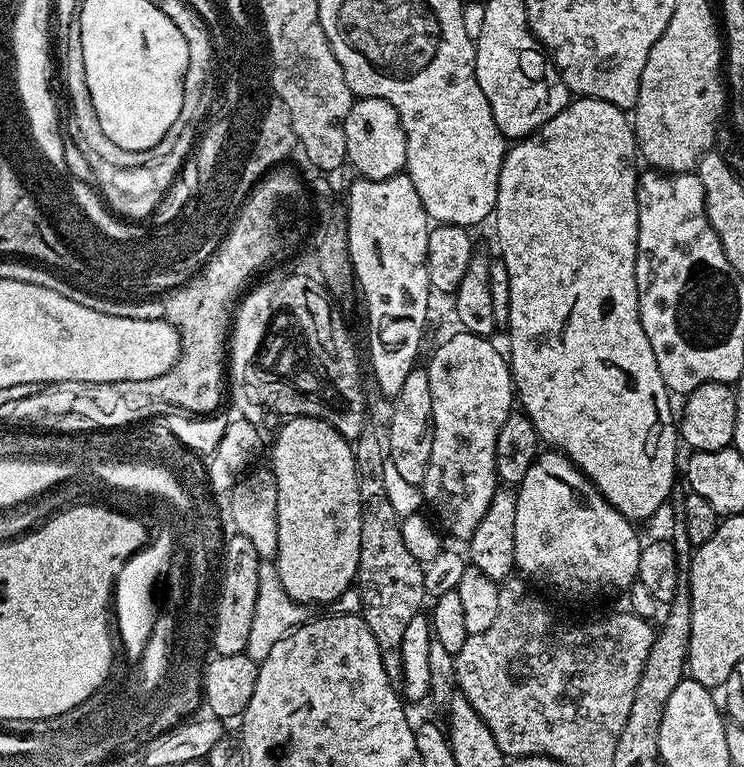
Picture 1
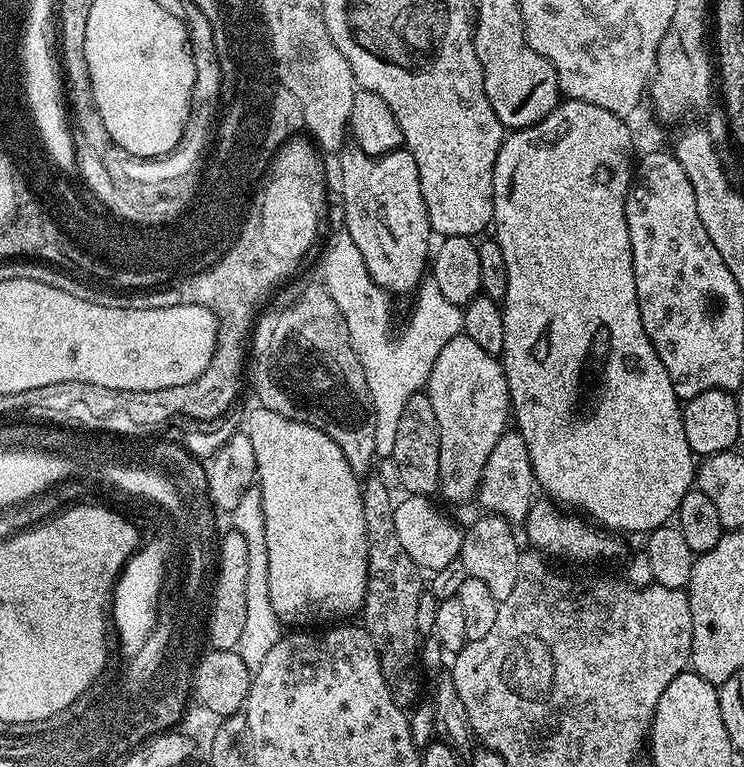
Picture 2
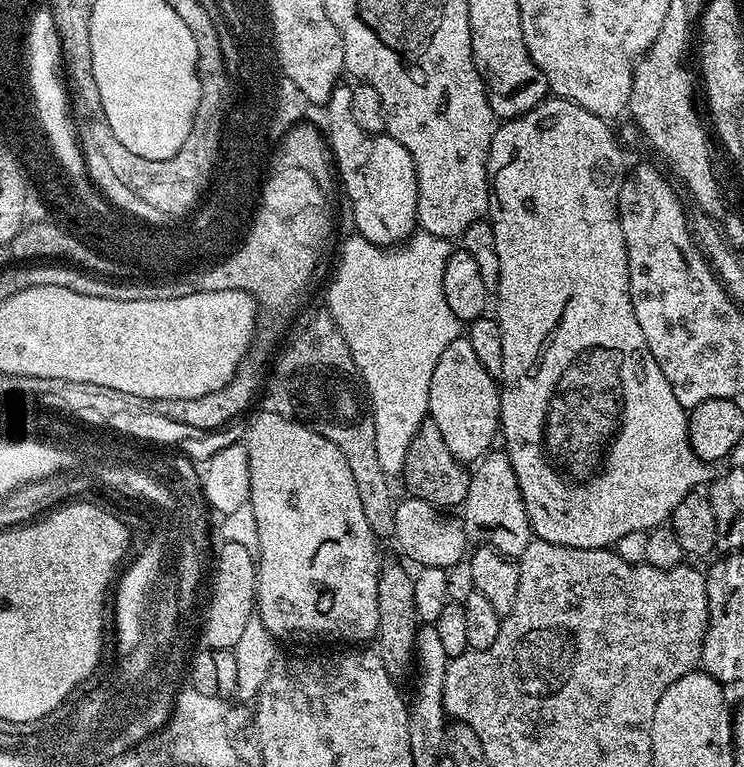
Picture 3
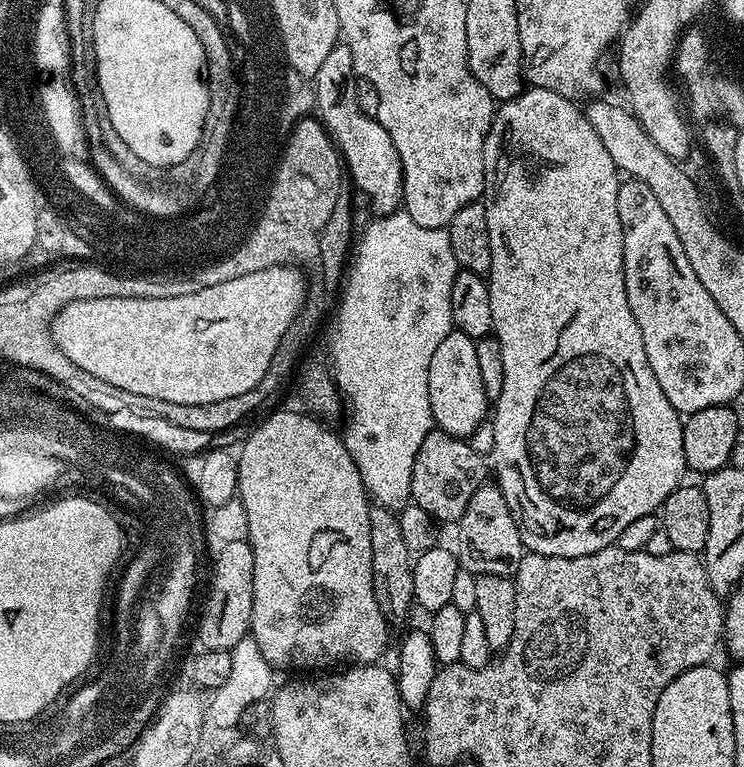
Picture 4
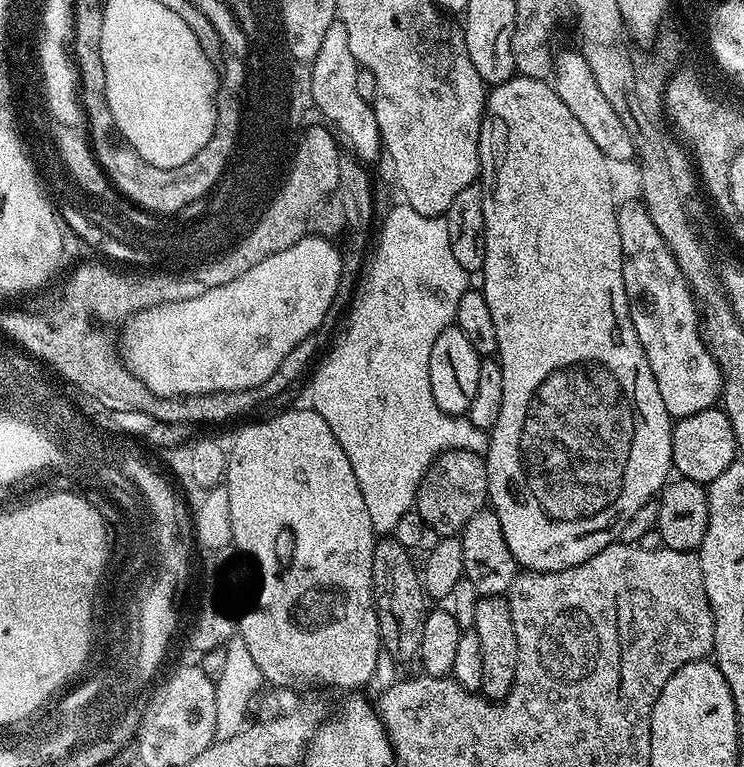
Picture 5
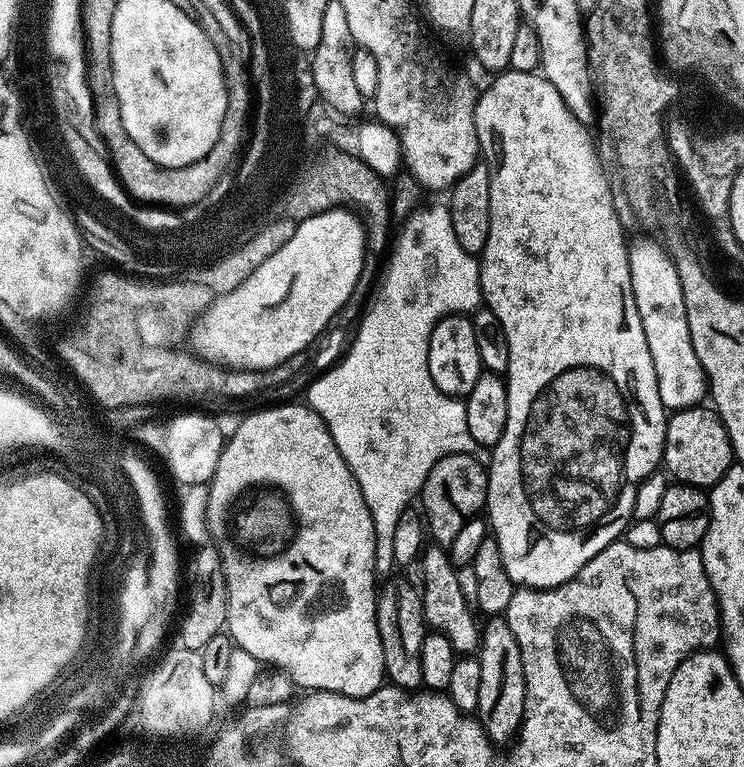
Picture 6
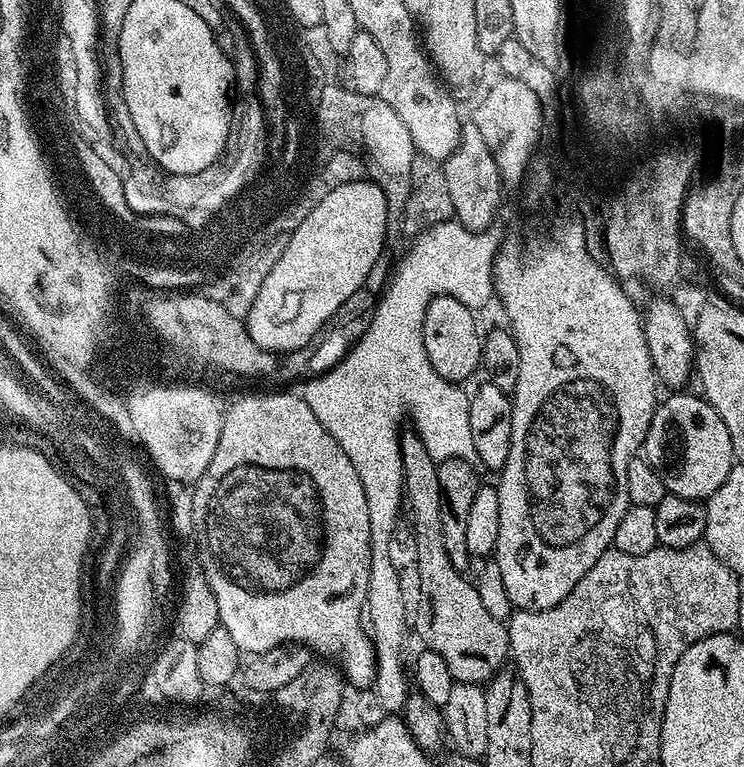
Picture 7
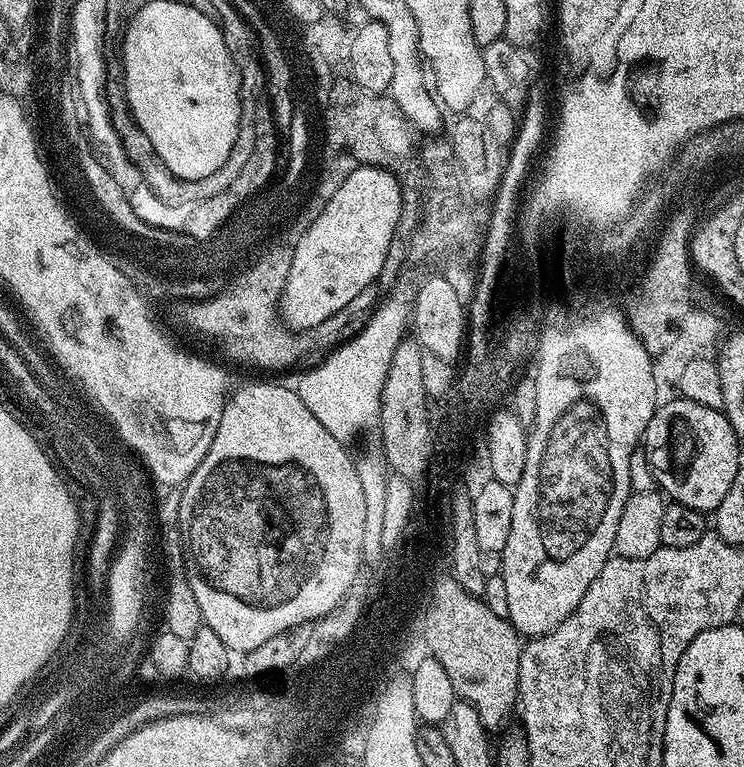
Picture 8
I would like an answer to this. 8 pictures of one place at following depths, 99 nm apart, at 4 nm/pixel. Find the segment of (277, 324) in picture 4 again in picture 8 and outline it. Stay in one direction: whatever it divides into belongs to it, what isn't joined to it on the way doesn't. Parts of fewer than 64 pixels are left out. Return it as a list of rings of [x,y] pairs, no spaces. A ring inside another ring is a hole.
[[[370,164],[359,165],[355,176],[346,178],[342,186],[335,191],[318,218],[302,234],[286,286],[280,295],[280,318],[293,330],[314,329],[329,320],[330,314],[337,313],[347,301],[356,297],[366,286],[380,279],[382,262],[390,250],[390,242],[396,233],[403,204],[402,184],[396,181],[395,171],[377,168]]]

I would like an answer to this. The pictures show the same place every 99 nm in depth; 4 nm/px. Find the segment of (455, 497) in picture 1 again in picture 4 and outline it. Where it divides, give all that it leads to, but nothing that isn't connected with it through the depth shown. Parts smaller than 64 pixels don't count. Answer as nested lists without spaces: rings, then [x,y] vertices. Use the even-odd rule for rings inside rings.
[[[455,330],[446,334],[438,350],[434,350],[434,358],[430,358],[428,389],[433,425],[451,436],[471,437],[477,426],[485,423],[490,412],[490,401],[482,386],[482,374],[478,374],[476,341]]]

